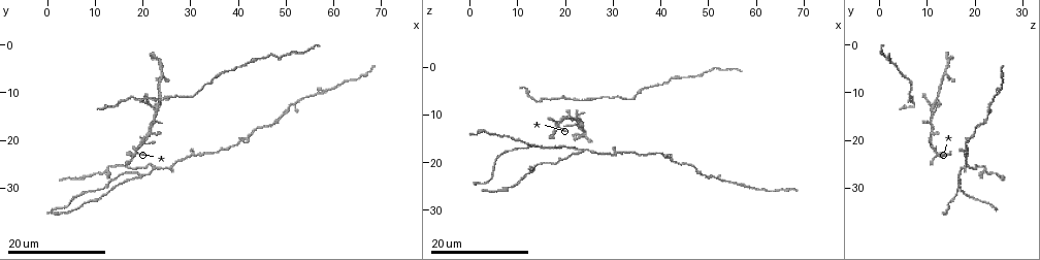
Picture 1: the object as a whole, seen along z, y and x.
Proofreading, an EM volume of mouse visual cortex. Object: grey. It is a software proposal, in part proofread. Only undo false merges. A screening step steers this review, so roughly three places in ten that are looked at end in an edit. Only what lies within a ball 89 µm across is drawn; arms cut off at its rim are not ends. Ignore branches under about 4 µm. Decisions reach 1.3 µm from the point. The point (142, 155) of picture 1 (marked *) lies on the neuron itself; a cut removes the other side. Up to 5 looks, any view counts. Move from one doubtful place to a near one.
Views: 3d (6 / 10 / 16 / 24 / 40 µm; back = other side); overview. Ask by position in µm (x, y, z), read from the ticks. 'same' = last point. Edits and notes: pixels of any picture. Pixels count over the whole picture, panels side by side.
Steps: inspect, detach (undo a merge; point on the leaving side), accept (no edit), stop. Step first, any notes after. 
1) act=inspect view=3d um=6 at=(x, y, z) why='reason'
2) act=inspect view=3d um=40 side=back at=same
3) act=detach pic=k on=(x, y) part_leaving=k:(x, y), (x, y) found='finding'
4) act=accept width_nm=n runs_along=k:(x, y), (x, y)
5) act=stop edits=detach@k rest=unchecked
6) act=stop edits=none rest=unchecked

act=inspect view=3d um=24 at=(19.0, 28.0, 17.0)

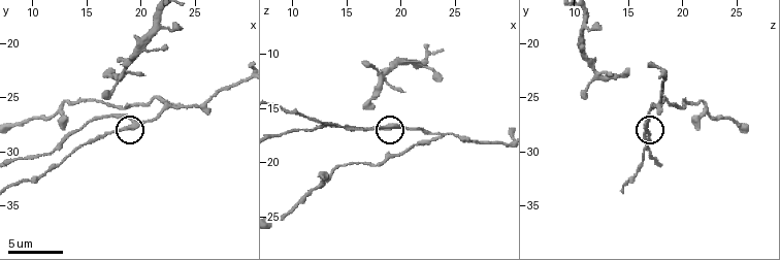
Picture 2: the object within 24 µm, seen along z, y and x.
act=inspect view=3d um=6 at=(19.2, 27.6, 16.6)

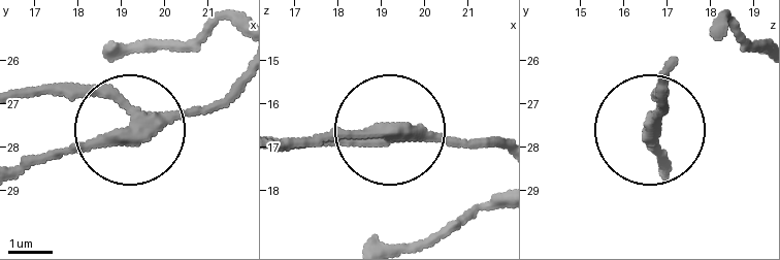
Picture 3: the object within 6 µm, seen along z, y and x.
act=detach pic=3 on=(76, 96) width_nm=270 found='two neurons meet here'

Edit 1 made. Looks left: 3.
act=inspect view=overview why='redraw'

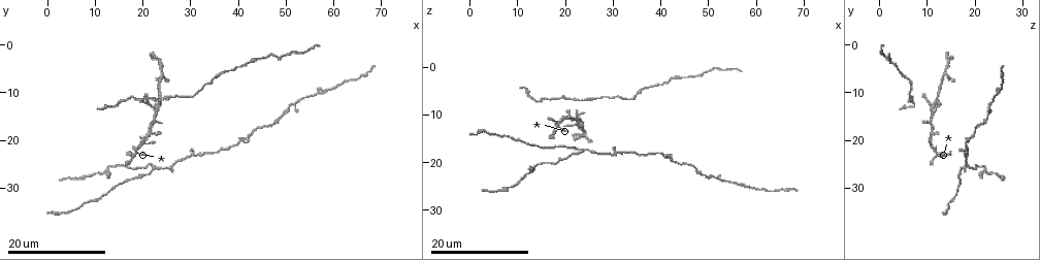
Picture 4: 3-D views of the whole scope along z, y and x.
act=inspect view=3d um=24 at=(57.5, 9.5, 25.0) why='three arms meet'

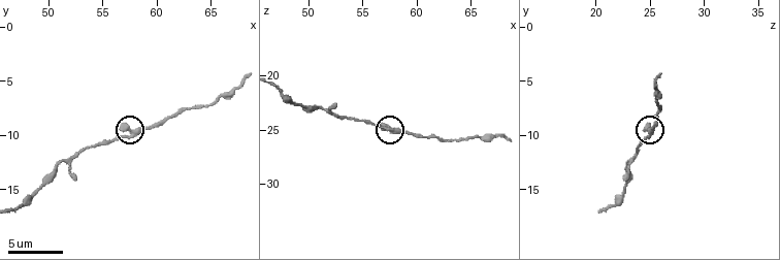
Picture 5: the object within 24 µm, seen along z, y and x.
act=inspect view=3d um=6 at=(57.2, 10.2, 24.8)

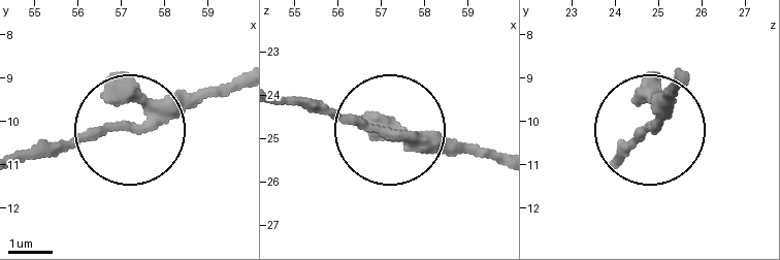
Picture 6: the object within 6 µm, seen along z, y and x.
act=accept arms=3 runs_along=6:(25, 157), (181, 112), (242, 79) found='one neuron here'

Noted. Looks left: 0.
act=stop edits=detach@3 rest=unchecked

